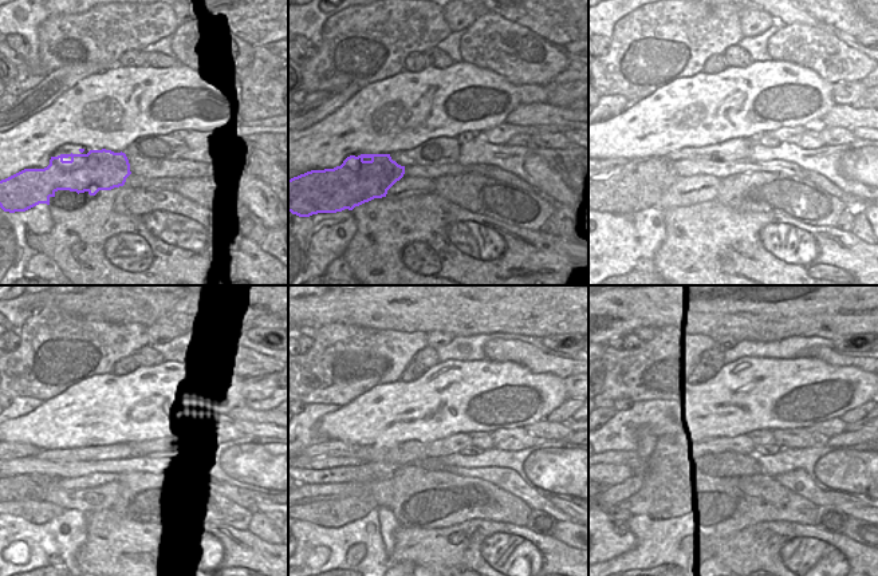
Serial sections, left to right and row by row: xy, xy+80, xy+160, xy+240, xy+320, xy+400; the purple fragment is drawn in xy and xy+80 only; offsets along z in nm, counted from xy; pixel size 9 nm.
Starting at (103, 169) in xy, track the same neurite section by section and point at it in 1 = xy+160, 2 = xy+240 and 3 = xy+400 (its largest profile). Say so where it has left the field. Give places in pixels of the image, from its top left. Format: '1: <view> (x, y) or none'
1: xy+160 (640, 188)
2: xy+240 (24, 486)
3: none

